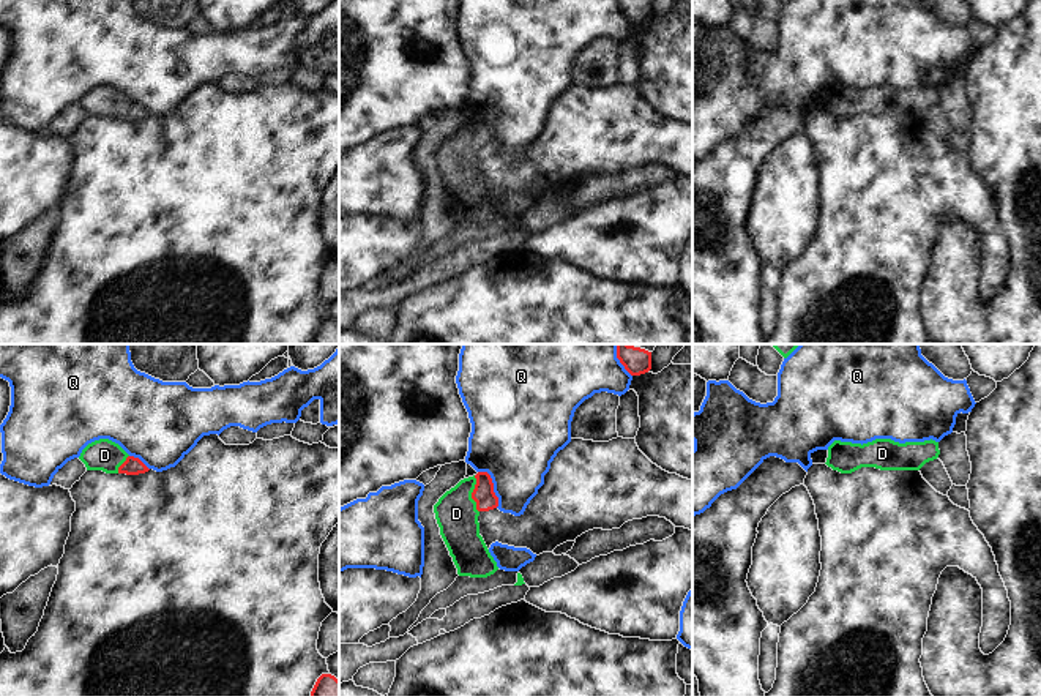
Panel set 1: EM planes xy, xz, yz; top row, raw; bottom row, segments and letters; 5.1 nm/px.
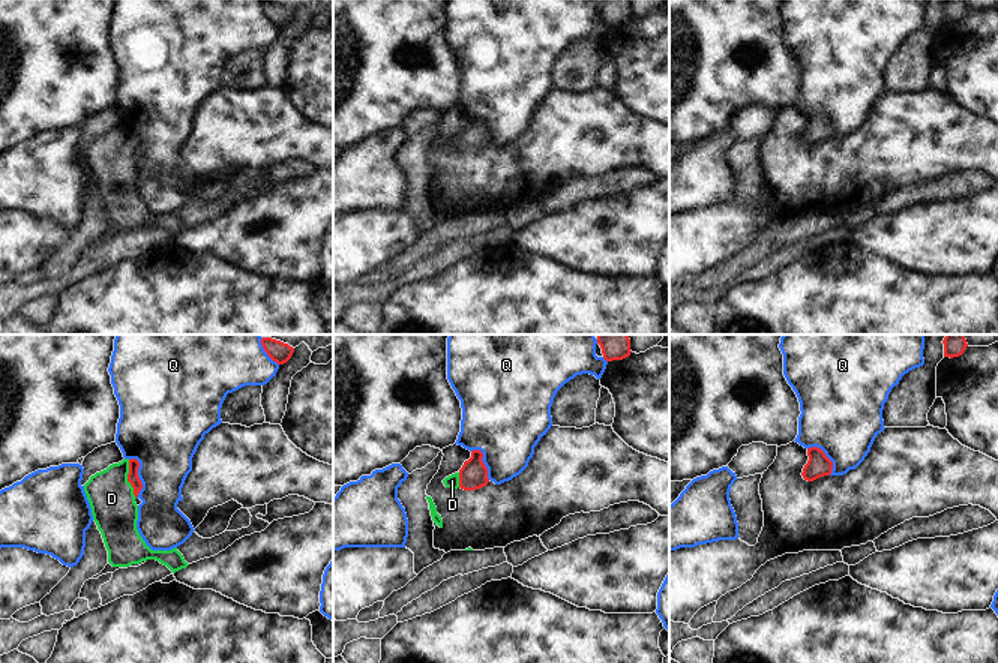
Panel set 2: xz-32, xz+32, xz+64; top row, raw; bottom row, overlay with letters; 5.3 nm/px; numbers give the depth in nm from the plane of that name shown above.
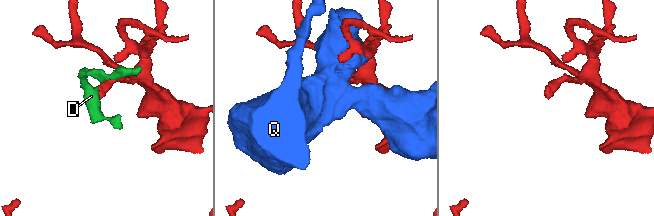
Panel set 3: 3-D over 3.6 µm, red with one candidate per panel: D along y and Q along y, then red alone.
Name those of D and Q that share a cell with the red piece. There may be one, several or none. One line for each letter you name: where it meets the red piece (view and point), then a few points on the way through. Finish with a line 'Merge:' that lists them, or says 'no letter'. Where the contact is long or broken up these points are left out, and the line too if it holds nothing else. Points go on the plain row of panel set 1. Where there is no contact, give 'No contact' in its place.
D: Touches red at xz (472, 141). Path across: xz (483, 141), (472, 141), (456, 160)
Merge: D

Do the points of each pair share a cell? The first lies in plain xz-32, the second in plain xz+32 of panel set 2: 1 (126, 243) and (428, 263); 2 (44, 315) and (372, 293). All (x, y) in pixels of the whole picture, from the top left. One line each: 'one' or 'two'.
1: one
2: two

